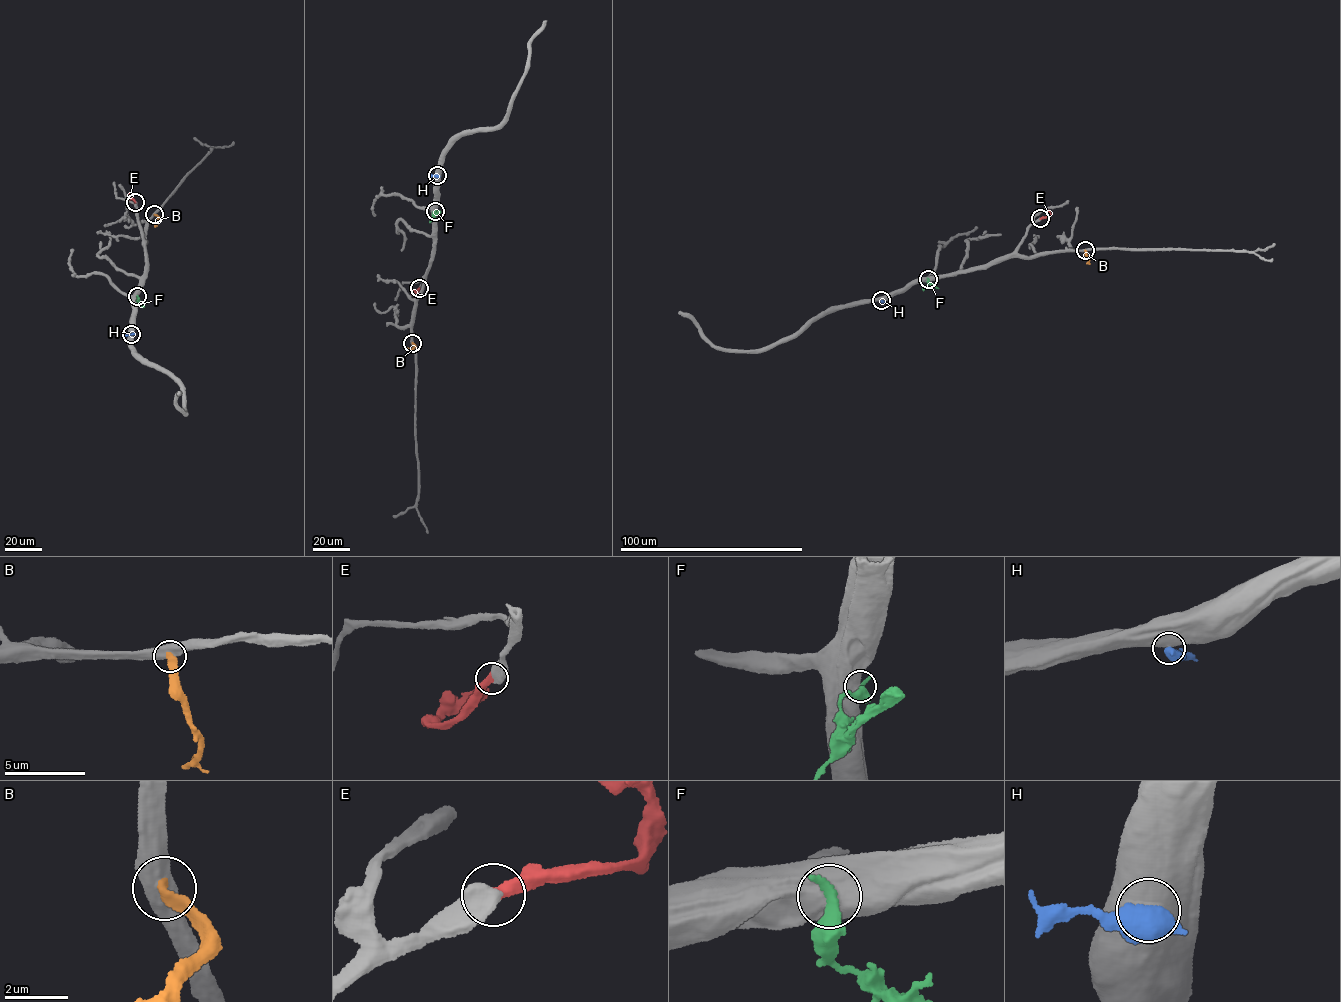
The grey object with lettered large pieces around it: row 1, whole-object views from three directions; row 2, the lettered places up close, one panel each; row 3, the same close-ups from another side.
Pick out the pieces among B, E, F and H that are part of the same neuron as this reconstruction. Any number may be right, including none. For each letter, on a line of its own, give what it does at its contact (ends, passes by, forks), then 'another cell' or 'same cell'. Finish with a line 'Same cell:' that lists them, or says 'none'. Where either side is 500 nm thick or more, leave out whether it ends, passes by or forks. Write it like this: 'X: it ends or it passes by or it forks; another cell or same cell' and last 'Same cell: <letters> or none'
B: another cell
E: same cell
F: another cell
H: another cell
Same cell: E

